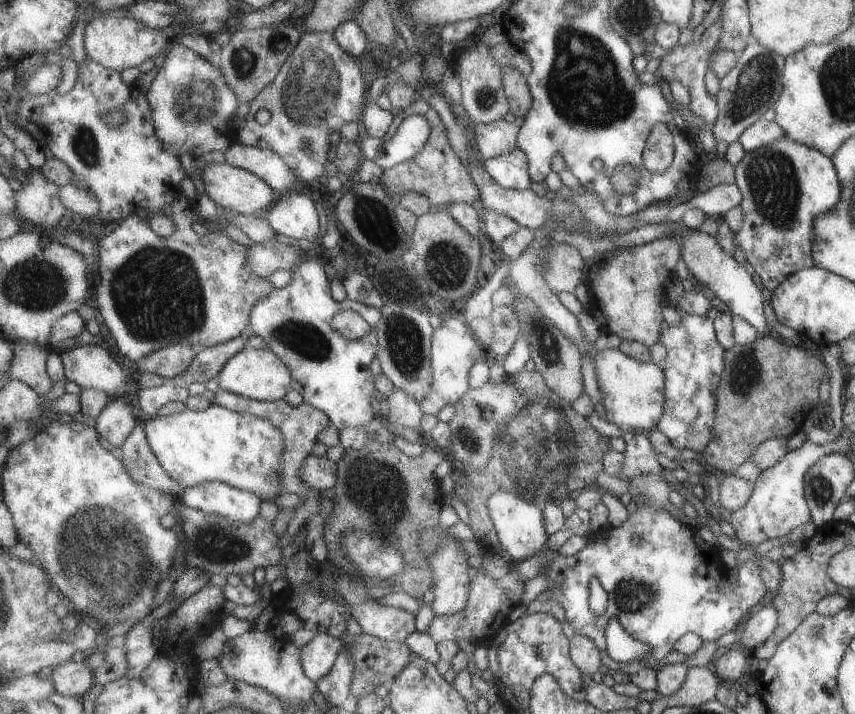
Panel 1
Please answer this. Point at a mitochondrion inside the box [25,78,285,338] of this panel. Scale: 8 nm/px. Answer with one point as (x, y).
(85, 144)

